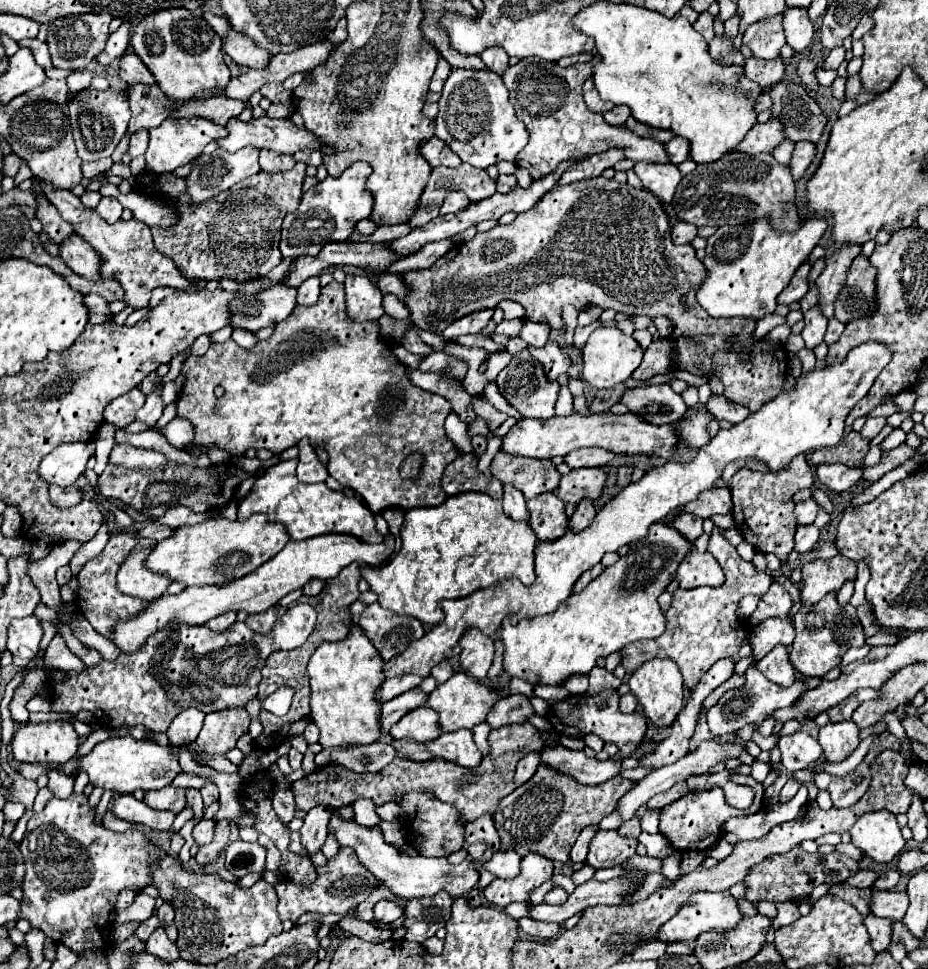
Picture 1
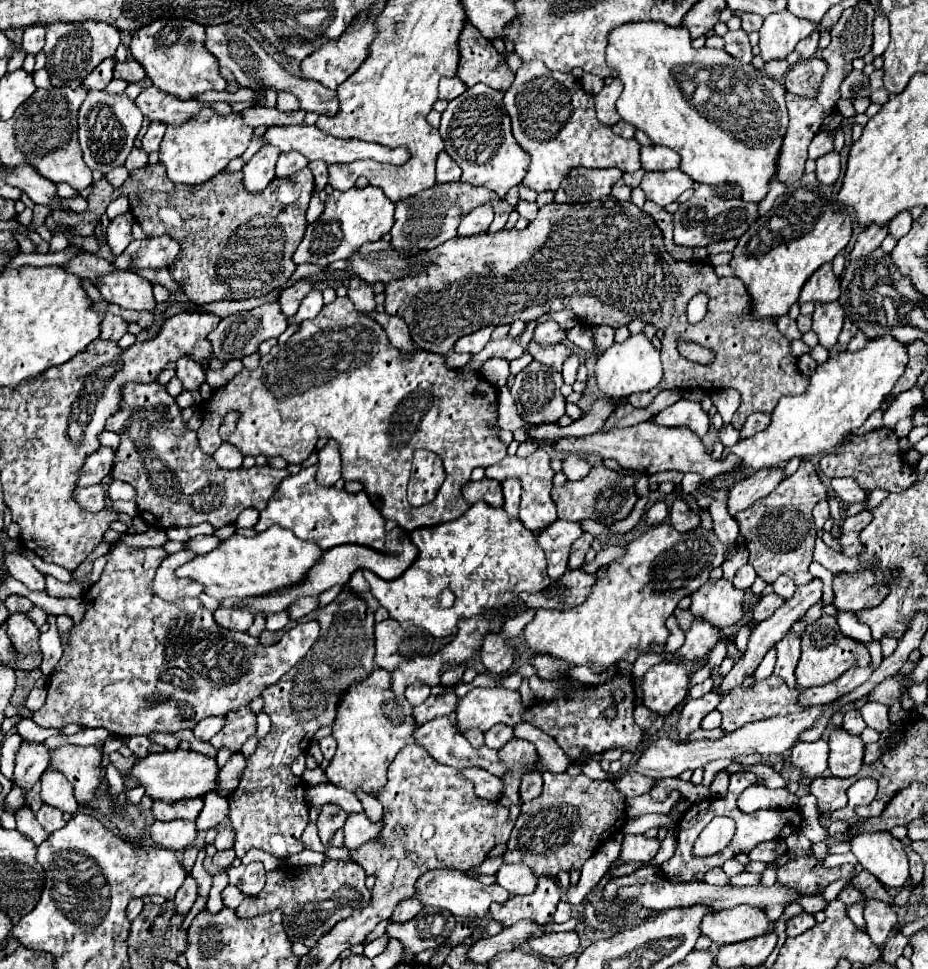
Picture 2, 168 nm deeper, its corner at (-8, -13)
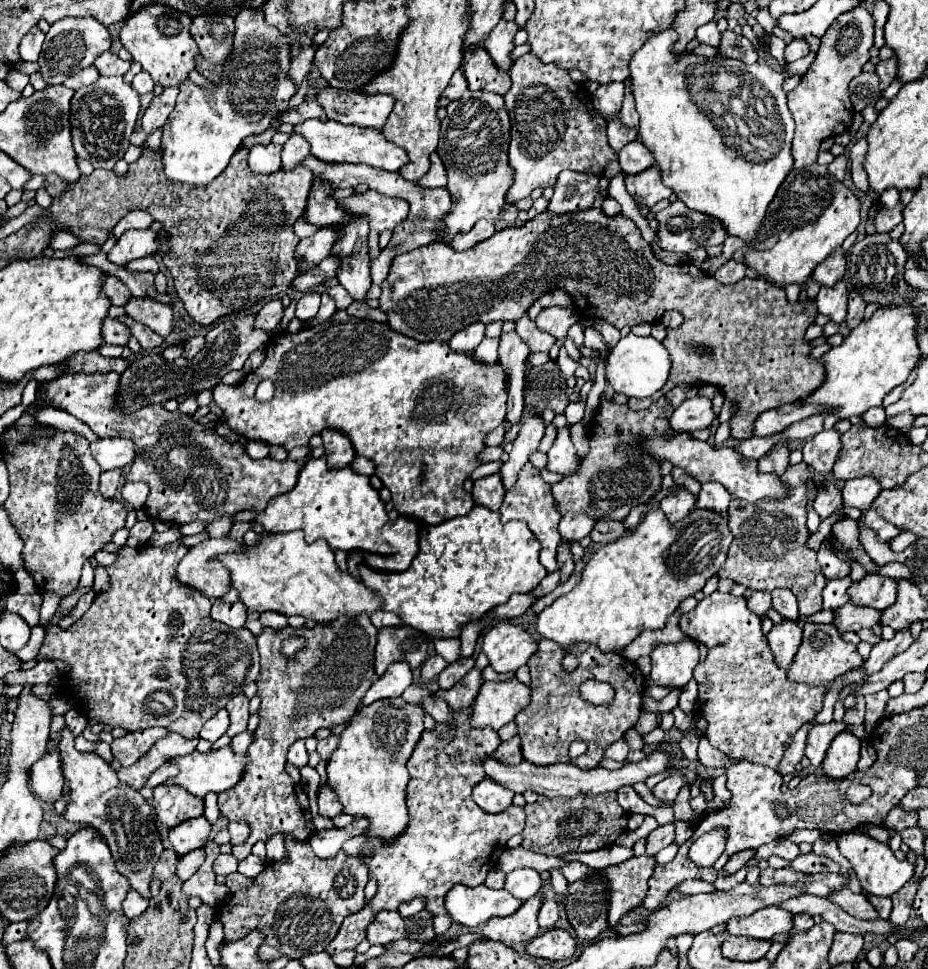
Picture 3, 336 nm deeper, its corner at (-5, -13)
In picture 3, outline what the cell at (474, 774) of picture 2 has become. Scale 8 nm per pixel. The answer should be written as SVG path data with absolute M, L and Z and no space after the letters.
M484 779L474 787L472 799L478 803L482 811L488 813L502 813L512 805L514 791L508 791L506 787L500 787L500 783L492 779Z

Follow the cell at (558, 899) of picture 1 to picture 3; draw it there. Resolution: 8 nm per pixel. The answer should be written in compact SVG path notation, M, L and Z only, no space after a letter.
M544 899L540 913L538 913L538 925L542 931L548 931L558 921L558 905L554 899Z

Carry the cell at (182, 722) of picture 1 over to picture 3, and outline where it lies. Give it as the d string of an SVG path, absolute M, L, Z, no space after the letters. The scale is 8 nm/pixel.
M220 709L212 719L208 719L200 731L200 739L208 739L208 741L218 741L228 729L228 711Z

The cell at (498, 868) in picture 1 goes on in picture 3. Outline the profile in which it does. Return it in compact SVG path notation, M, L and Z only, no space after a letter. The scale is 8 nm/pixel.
M514 869L512 873L506 875L506 885L504 889L510 891L516 899L528 901L530 897L534 897L538 893L542 885L540 873L532 871L532 869Z

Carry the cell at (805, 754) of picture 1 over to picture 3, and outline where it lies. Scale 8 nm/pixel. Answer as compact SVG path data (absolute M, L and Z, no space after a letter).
M832 721L828 725L816 725L816 727L812 727L812 731L808 733L808 745L806 745L804 755L810 759L810 763L814 767L820 767L820 763L822 763L822 759L826 755L826 749L830 747L830 741L840 731L844 731L844 729L846 729L846 723L844 721L842 723Z

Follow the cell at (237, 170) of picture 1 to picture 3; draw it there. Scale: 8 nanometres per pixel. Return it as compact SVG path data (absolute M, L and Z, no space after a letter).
M274 143L254 145L250 149L250 159L248 159L252 171L256 171L256 173L272 173L272 171L280 169L282 167L280 151L282 151L282 145L274 145Z

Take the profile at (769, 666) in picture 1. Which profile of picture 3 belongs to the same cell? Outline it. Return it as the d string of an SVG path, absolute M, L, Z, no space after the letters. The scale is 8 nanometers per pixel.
M782 621L772 627L768 633L770 649L774 651L776 663L782 669L788 669L802 641L802 623L800 621Z

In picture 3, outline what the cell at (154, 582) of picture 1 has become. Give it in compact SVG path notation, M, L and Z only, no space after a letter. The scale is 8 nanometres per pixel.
M230 537L208 539L200 545L194 545L178 565L178 579L206 593L210 599L222 599L232 589L232 583L228 569L222 567L218 555L242 551L242 541L234 541Z

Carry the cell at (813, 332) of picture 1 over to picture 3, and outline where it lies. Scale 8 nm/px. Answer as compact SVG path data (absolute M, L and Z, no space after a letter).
M840 281L832 287L820 287L820 293L816 297L818 311L828 315L834 323L842 323L846 319L846 313L848 313L846 301L848 301L846 281Z

